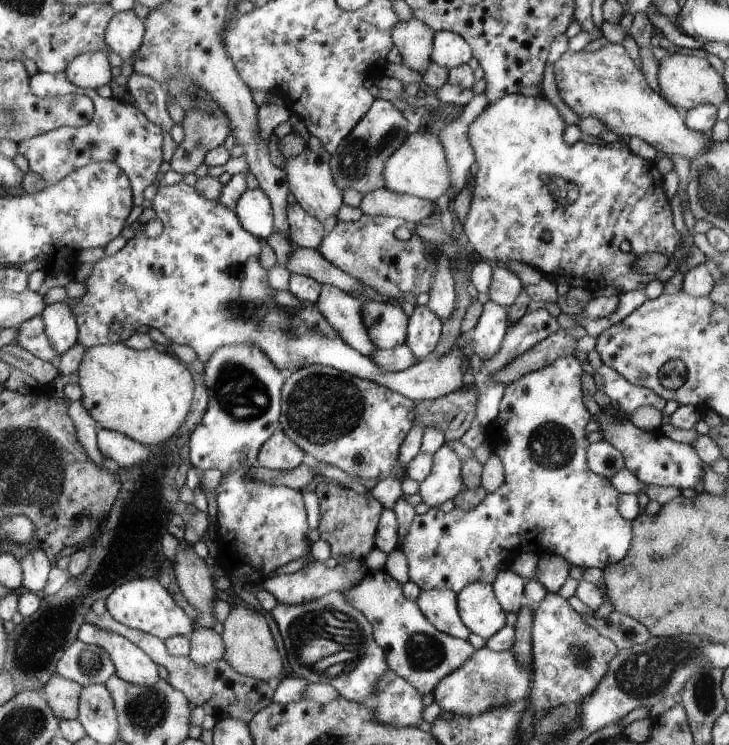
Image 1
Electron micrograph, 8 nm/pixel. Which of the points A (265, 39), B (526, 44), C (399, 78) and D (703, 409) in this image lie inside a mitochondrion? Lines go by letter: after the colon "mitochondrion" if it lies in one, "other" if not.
A: mitochondrion
B: other
C: other
D: other

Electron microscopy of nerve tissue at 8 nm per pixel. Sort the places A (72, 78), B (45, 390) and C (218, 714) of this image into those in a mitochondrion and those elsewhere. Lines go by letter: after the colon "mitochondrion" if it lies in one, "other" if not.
A: other
B: other
C: other

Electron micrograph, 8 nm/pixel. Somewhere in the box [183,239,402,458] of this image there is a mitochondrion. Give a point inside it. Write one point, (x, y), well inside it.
(323, 408)

